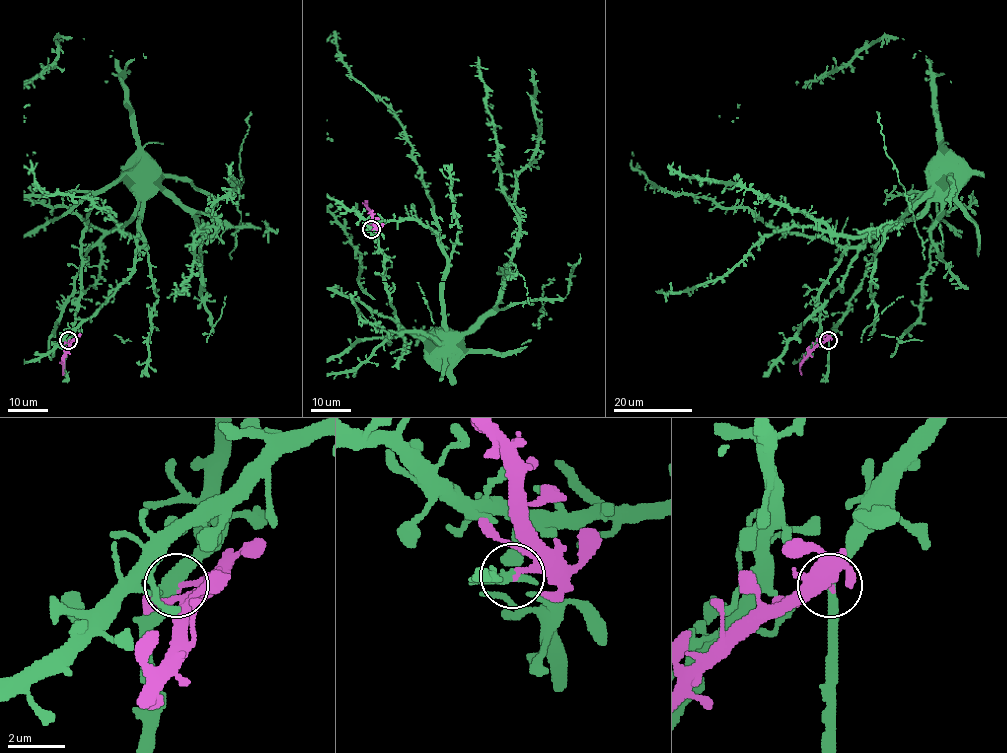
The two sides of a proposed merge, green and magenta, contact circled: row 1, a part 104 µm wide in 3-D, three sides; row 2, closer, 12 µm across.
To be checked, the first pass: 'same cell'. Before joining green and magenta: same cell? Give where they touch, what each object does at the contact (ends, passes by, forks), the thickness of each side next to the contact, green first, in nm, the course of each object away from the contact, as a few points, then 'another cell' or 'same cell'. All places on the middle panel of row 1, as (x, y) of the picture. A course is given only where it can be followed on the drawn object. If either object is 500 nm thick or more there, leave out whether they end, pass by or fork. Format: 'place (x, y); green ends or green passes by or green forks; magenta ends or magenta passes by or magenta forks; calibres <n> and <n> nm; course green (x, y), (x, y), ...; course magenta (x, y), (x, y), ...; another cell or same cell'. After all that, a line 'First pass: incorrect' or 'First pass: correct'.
place (371, 229); green passes by; magenta ends; calibres 400 and 190 nm; course green (371, 229), (377, 234), (384, 266), (384, 289), (390, 297), (394, 316), (408, 331), (419, 335), (441, 331); course magenta (371, 229), (374, 227), (373, 214), (365, 202); another cell
First pass: incorrect

